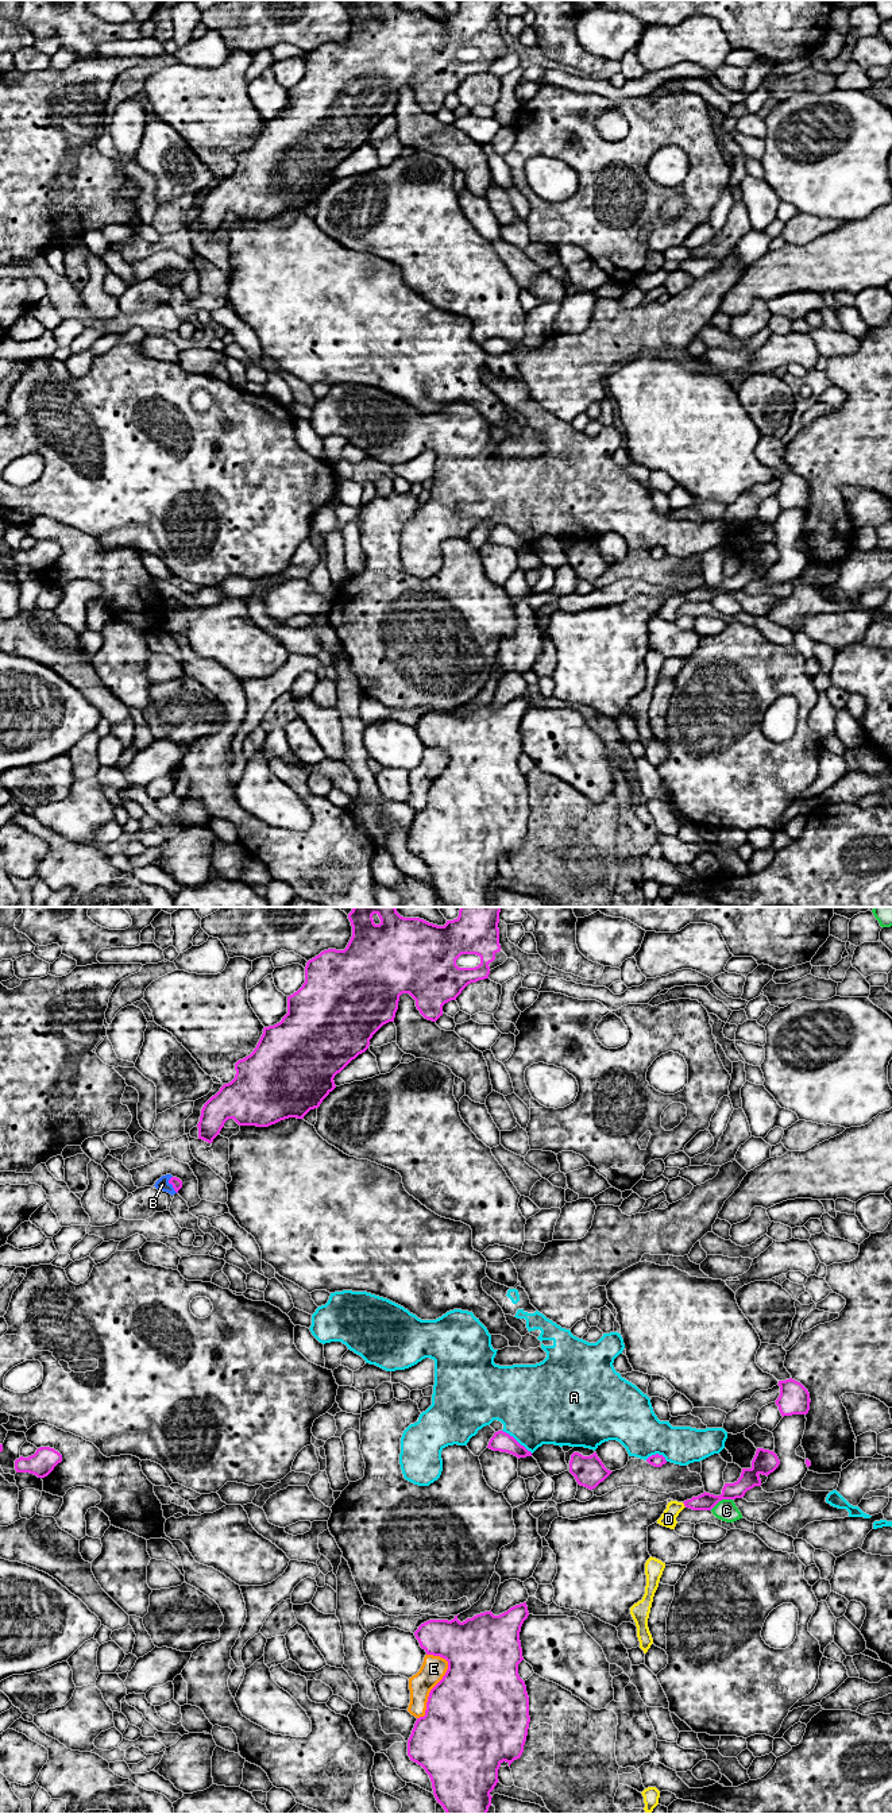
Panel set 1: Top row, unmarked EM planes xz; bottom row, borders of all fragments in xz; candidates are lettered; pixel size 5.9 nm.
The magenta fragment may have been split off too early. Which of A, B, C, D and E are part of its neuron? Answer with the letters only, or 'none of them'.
none of them

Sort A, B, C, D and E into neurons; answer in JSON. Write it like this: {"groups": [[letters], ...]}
{"groups": [["A"], ["B"], ["C"], ["D"], ["E"]]}

